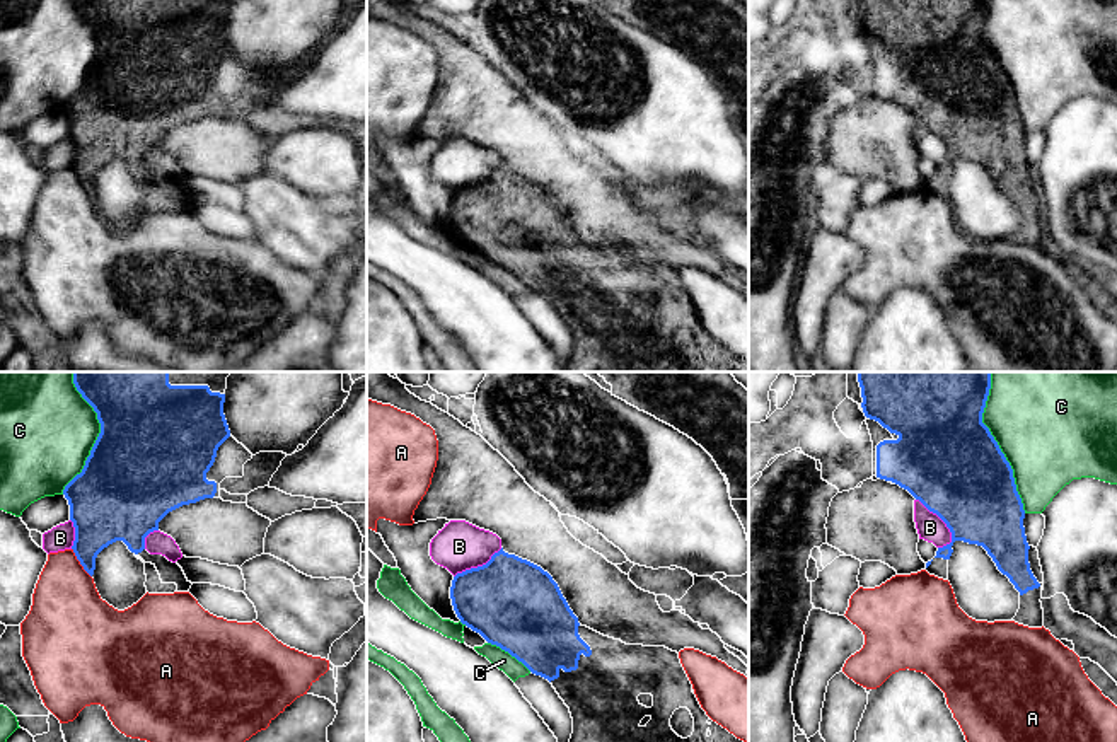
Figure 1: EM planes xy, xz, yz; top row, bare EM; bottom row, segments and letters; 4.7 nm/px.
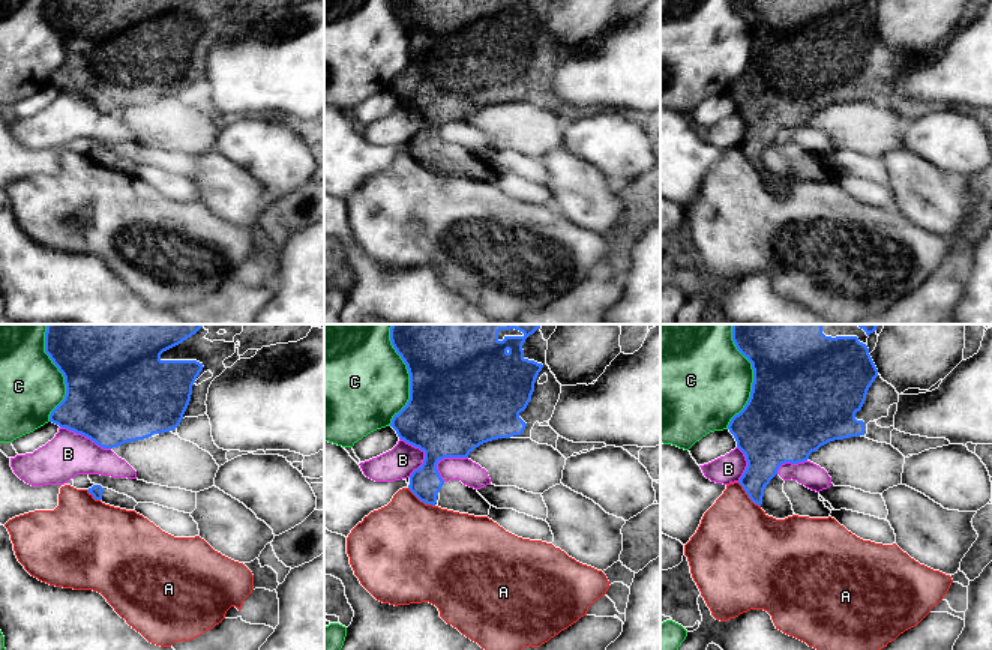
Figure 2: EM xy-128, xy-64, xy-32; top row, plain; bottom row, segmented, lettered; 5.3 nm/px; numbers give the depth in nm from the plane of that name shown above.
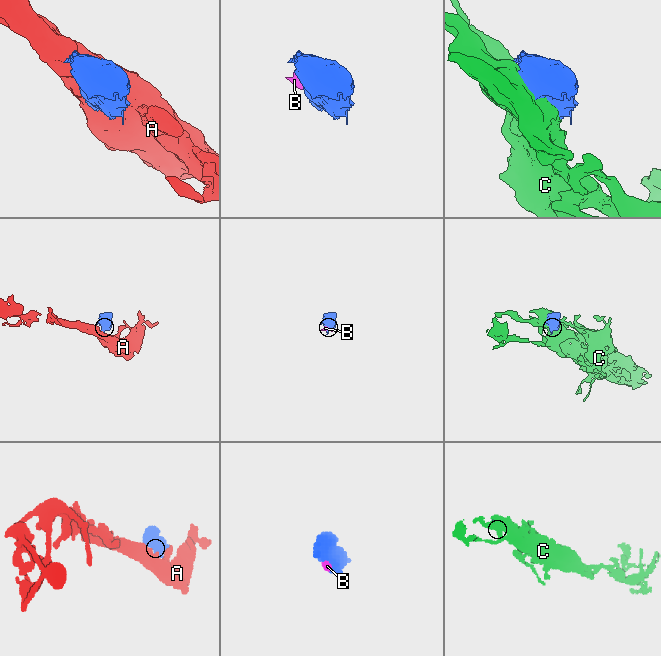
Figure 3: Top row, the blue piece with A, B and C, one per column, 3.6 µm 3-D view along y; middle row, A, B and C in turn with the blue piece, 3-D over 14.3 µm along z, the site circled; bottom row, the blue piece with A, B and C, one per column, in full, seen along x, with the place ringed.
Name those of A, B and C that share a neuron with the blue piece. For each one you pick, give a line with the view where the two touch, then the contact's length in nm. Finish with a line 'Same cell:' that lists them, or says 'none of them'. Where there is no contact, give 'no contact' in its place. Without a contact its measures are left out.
Same cell: none of them

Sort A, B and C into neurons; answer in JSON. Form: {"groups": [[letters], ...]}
{"groups": [["A", "B", "C"]]}

